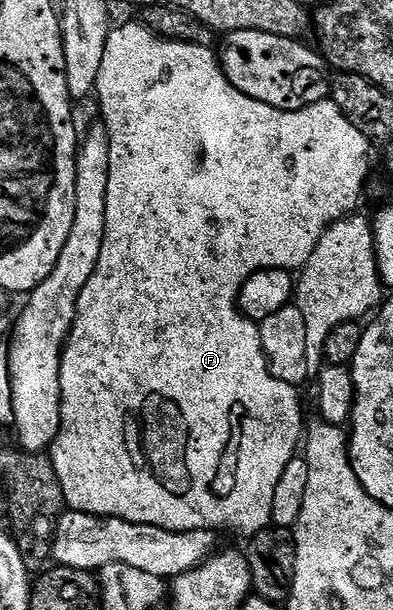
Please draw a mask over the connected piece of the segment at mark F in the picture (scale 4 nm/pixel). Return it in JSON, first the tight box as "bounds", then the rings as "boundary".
{"bounds":[49,28,372,535],"boundary":[[[140,28],[140,33],[119,33],[113,31],[107,36],[105,43],[105,59],[101,59],[101,75],[97,75],[95,93],[99,97],[99,109],[103,112],[101,123],[107,128],[109,135],[109,191],[105,195],[105,243],[101,247],[101,259],[97,259],[97,271],[85,283],[85,287],[79,296],[77,311],[75,312],[75,322],[71,328],[71,333],[67,337],[67,343],[63,346],[63,358],[61,359],[61,427],[49,456],[51,466],[55,468],[57,479],[61,483],[63,500],[74,512],[92,513],[98,517],[116,517],[125,519],[129,523],[138,525],[148,525],[149,527],[161,527],[165,531],[177,531],[178,533],[192,533],[202,529],[220,531],[219,529],[236,529],[239,533],[254,535],[262,529],[272,528],[271,516],[273,515],[273,491],[277,491],[277,483],[281,479],[281,474],[285,472],[285,467],[300,452],[301,442],[305,437],[305,424],[303,425],[303,405],[299,402],[300,390],[289,383],[281,383],[269,371],[267,366],[267,356],[263,353],[263,344],[259,334],[259,325],[246,317],[239,309],[239,293],[242,285],[255,272],[262,269],[285,269],[290,271],[302,270],[303,265],[313,255],[313,247],[325,235],[325,231],[333,223],[337,223],[342,217],[356,212],[355,204],[365,193],[365,186],[369,181],[367,175],[367,164],[371,161],[372,142],[367,140],[349,119],[335,106],[334,101],[328,99],[305,107],[301,111],[285,111],[284,109],[274,109],[265,103],[257,103],[257,99],[249,99],[229,79],[223,74],[223,66],[220,65],[218,56],[213,55],[211,49],[206,49],[200,45],[190,45],[184,41],[165,41],[162,37],[151,32],[150,29]]]}

